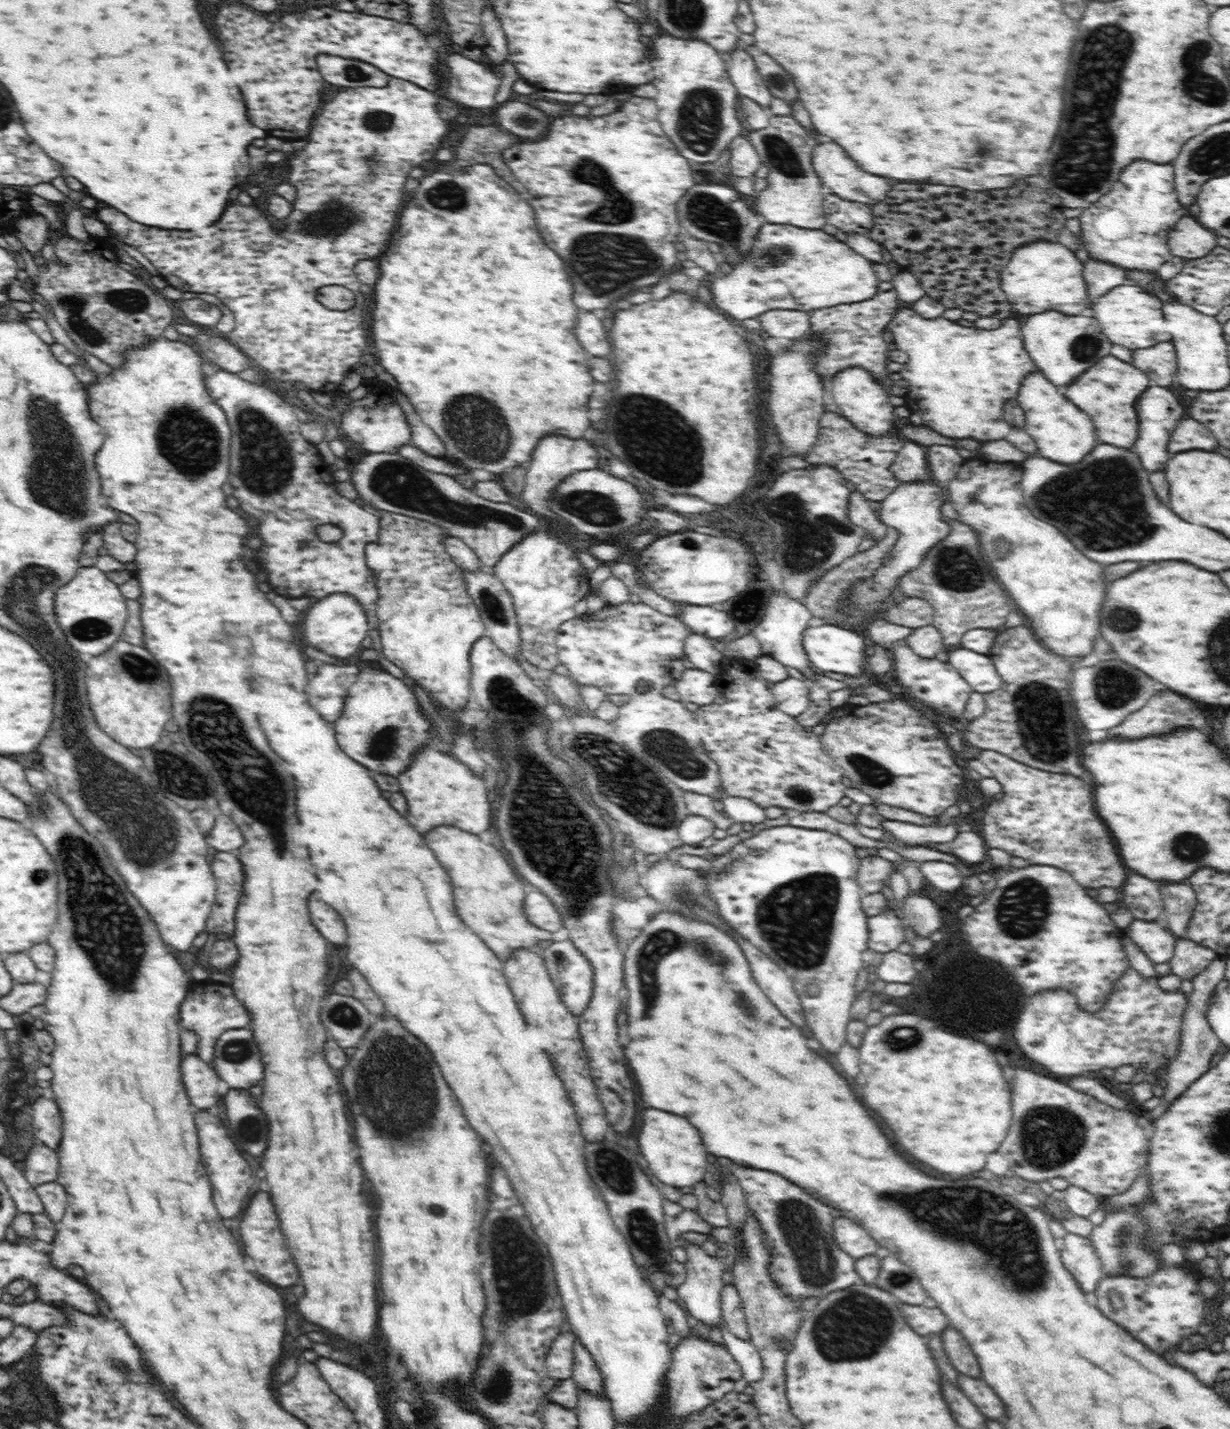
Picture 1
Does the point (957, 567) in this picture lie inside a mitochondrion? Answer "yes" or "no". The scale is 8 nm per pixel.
yes

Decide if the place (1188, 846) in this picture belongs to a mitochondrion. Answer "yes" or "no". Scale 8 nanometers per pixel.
yes

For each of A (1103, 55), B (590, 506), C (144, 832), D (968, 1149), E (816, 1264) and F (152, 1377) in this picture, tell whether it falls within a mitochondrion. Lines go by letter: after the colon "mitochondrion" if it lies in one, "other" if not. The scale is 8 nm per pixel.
A: mitochondrion
B: mitochondrion
C: mitochondrion
D: other
E: mitochondrion
F: other

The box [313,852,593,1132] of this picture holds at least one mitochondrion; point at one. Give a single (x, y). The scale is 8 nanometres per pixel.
(344, 1014)

